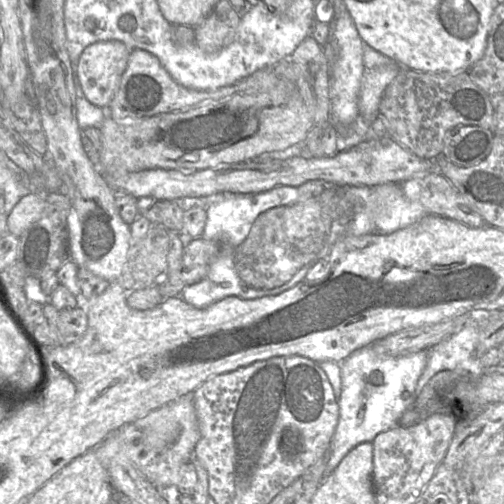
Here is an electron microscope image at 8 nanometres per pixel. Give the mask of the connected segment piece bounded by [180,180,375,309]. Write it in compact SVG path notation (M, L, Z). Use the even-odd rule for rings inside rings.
M311 180L299 186L277 186L257 194L230 193L206 210L202 237L217 242L221 246L221 254L202 280L186 286L180 294L184 301L199 309L229 296L256 299L286 291L305 280L307 272L318 261L328 257L343 235L375 233L371 188L335 185L324 180Z

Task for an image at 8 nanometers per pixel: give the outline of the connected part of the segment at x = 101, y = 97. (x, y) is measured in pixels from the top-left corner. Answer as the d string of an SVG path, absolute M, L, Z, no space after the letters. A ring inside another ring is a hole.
M117 40L86 47L75 69L75 77L90 103L107 109L126 70L132 49Z

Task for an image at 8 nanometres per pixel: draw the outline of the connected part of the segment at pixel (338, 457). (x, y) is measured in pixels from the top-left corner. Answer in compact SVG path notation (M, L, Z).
M368 345L353 352L340 364L339 420L325 457L325 476L330 475L354 447L364 442L372 442L378 434L398 425L404 413L414 405L417 384L427 365L428 353L429 350L420 350L399 357L391 357L378 353L373 345Z

